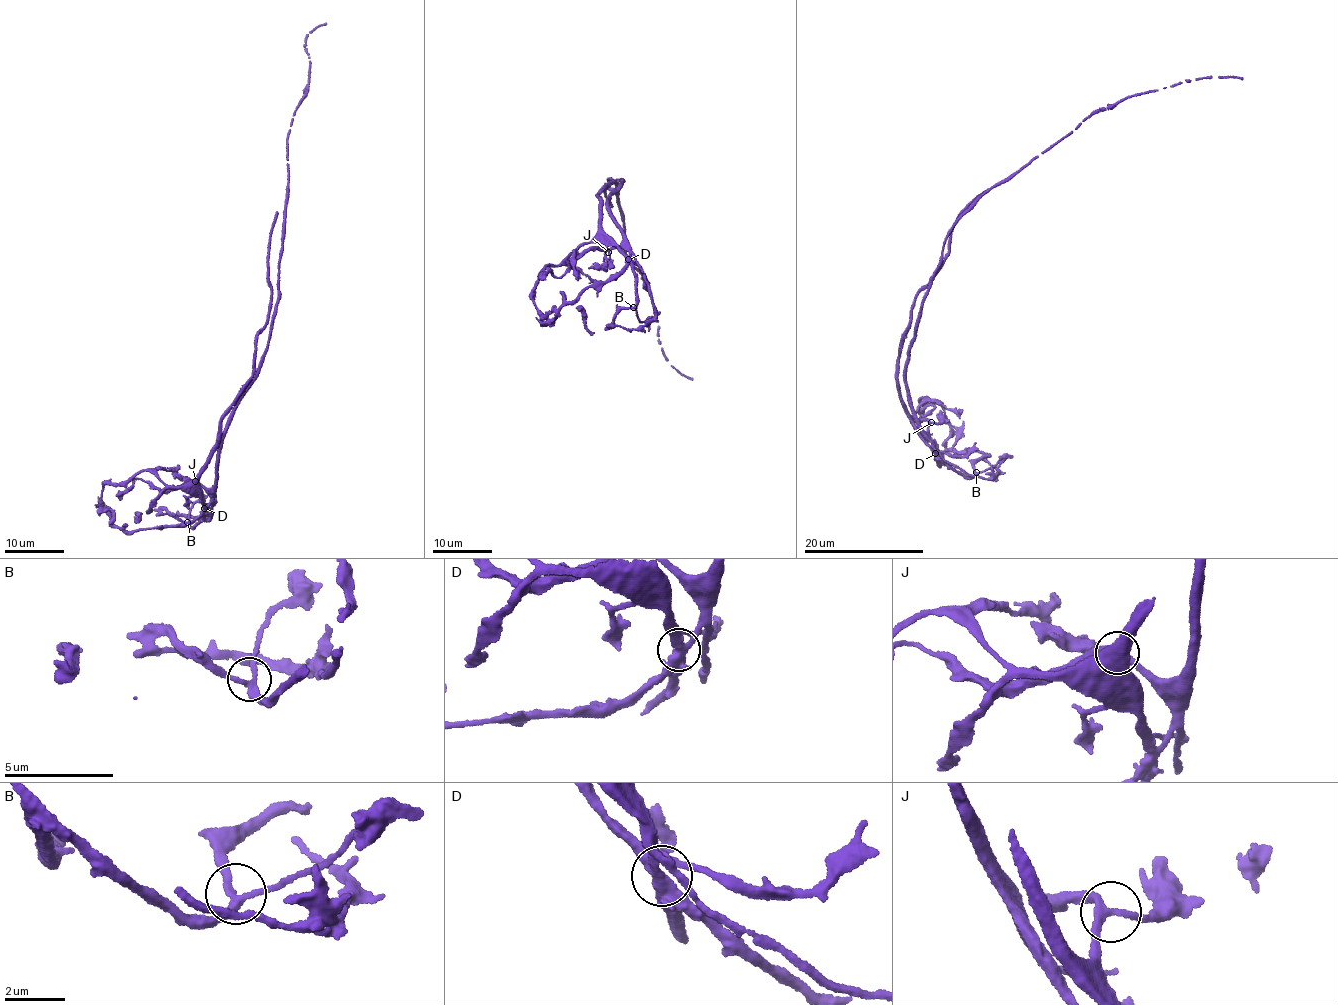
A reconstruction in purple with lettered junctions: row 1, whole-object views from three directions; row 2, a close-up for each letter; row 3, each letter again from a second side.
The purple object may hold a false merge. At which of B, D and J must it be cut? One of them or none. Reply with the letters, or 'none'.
D

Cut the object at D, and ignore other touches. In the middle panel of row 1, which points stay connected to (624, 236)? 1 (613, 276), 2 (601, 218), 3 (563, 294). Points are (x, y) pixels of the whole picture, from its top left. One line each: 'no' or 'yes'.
1: yes
2: no
3: yes

